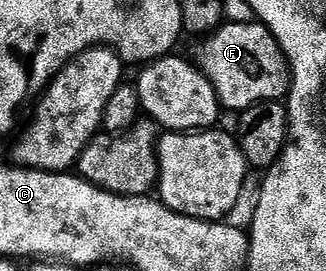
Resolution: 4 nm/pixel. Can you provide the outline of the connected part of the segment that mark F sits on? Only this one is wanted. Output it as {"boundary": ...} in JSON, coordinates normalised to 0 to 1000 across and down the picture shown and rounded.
{"boundary":[[[684,85],[629,140],[601,236],[644,303],[684,406],[739,410],[801,373],[865,373],[890,339],[890,236],[859,159],[801,85]]]}

